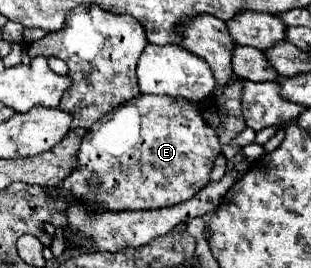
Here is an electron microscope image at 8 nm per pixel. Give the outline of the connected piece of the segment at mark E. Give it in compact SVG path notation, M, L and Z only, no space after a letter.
M137 96L95 122L77 152L77 168L59 184L79 202L93 202L107 212L157 210L175 206L195 196L207 182L221 144L211 126L201 118L195 104L181 96Z

